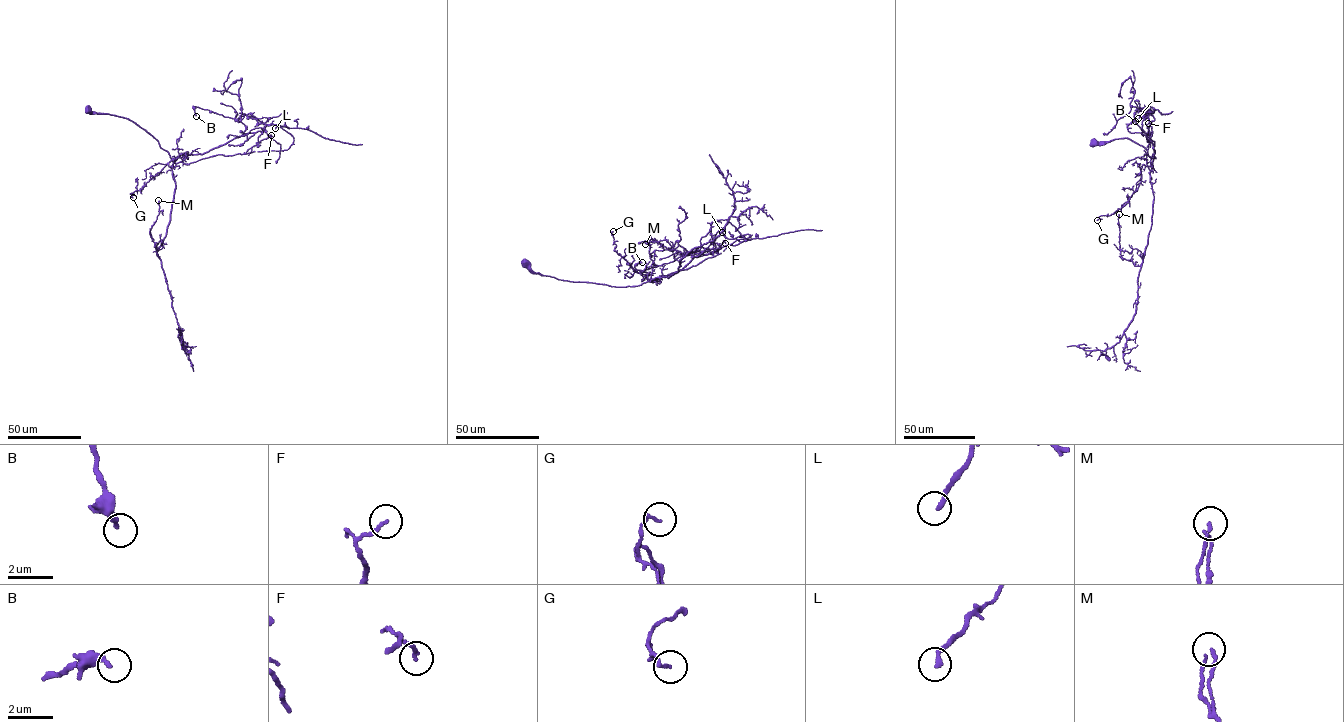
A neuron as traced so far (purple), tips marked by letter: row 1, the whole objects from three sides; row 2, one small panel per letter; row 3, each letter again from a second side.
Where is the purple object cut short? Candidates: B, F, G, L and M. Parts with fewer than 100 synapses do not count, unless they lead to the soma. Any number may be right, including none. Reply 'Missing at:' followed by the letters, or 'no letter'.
Missing at: no letter

